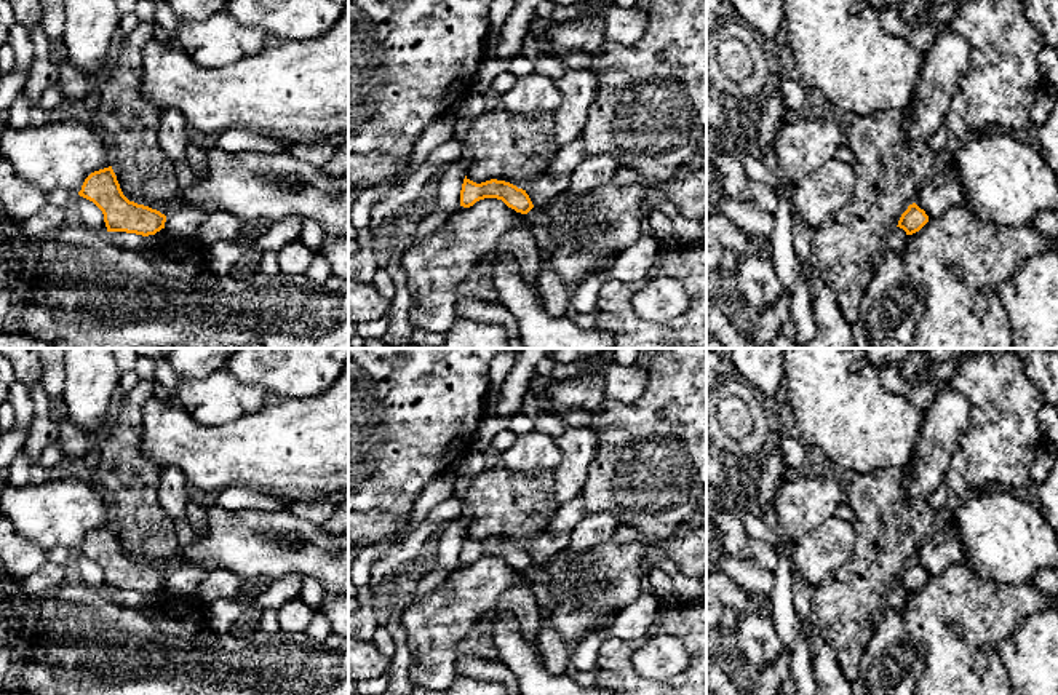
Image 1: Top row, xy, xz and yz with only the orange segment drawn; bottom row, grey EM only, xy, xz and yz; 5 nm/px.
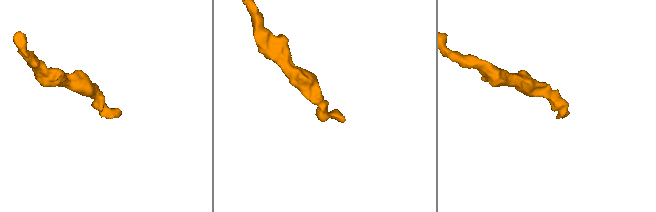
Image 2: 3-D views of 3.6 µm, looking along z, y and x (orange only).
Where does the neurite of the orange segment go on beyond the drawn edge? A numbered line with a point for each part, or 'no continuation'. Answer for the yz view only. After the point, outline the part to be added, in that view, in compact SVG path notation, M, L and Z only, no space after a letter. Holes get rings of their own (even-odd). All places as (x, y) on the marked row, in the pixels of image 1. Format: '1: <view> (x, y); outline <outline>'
no continuation

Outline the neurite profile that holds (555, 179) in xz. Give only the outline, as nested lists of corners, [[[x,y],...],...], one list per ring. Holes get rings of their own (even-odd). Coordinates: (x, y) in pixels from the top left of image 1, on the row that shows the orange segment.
[[[582,137],[559,147],[545,173],[526,189],[532,205],[540,206],[566,192],[569,177],[587,157]]]

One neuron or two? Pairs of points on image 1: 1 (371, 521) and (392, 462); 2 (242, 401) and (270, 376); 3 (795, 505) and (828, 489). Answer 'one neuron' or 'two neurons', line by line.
1: two neurons
2: two neurons
3: one neuron

